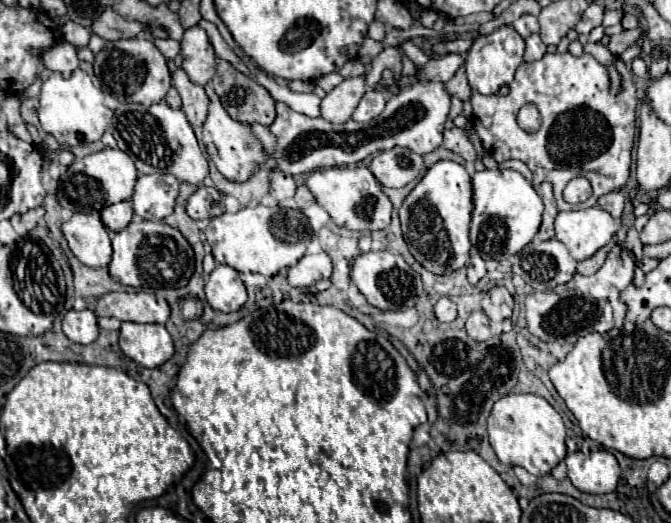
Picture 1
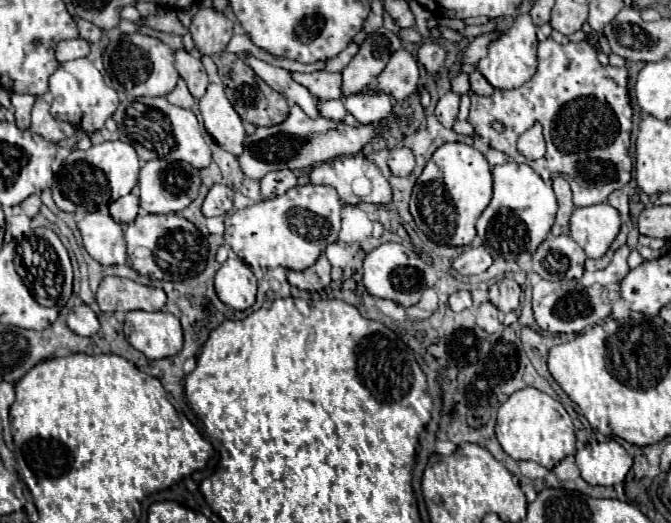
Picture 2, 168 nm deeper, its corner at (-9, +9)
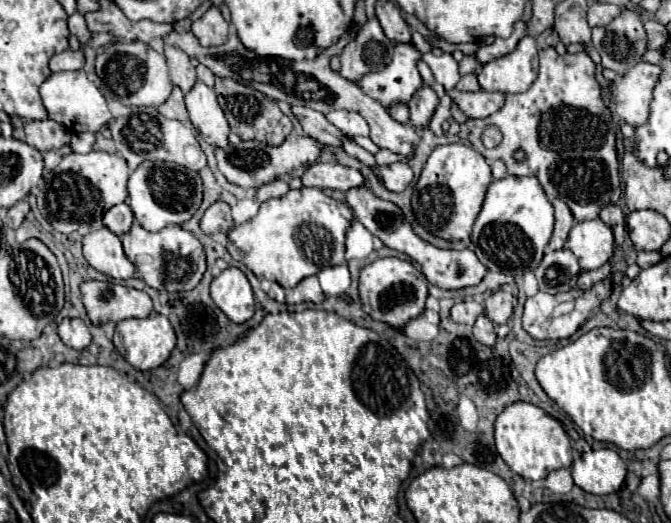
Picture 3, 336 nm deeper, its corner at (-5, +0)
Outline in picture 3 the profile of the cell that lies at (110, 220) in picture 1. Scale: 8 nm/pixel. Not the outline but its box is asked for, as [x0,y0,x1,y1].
[103,204,133,236]

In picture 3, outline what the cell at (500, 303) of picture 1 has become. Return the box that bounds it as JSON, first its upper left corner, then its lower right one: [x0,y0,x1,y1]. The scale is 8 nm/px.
[485,292,513,324]

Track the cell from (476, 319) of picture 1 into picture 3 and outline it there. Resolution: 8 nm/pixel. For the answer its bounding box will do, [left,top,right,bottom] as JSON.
[473,314,497,346]

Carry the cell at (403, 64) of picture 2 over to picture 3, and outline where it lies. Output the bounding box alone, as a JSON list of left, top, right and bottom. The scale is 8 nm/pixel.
[389,104,409,124]

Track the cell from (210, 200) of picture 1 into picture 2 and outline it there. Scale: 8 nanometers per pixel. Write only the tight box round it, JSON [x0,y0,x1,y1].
[203,185,233,217]

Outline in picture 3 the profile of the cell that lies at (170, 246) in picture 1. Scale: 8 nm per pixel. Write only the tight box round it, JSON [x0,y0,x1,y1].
[121,224,205,292]

